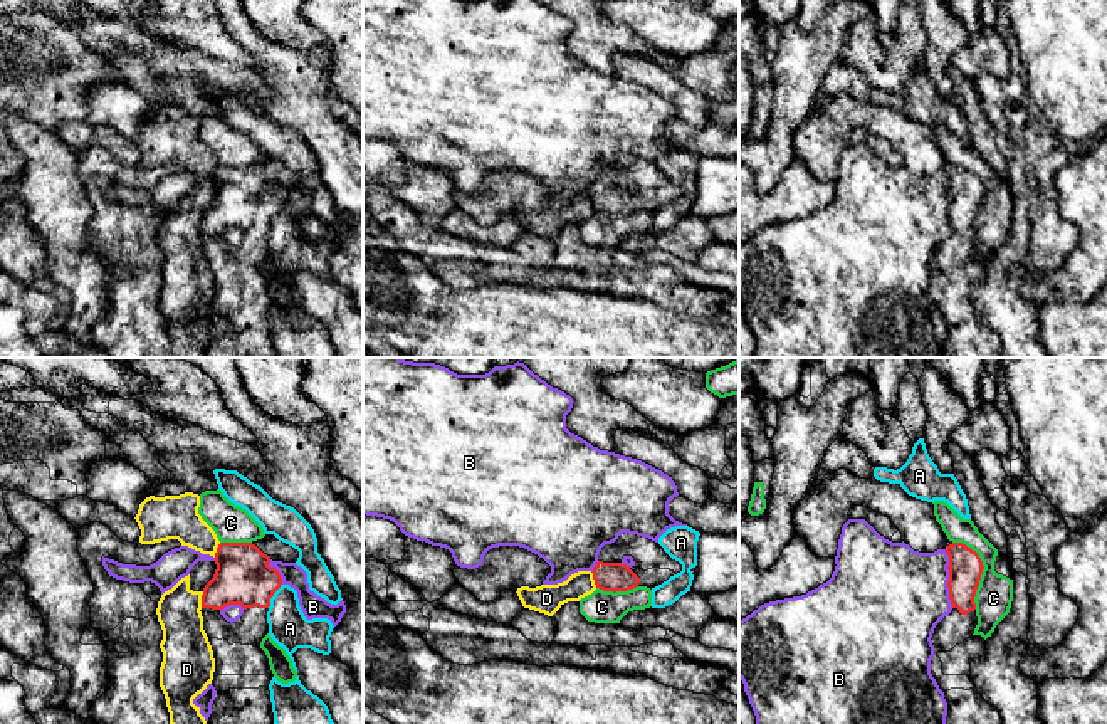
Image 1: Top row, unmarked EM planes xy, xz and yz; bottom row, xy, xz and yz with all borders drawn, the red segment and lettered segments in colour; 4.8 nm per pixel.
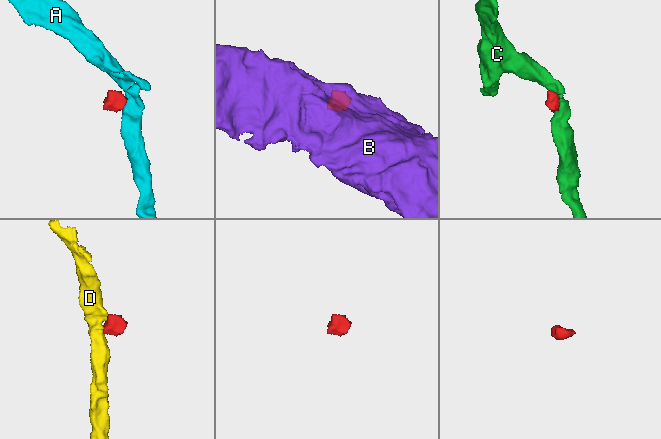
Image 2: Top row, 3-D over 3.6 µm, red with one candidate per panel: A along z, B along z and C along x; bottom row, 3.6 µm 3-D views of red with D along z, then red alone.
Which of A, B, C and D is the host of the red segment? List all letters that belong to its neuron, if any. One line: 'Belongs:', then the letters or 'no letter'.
Belongs: no letter

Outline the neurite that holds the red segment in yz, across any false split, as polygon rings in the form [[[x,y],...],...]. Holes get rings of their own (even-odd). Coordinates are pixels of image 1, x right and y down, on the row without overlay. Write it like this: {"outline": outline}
{"outline": [[[847,92],[835,94],[825,104],[815,102],[795,131],[795,155],[813,178],[835,183],[842,151],[853,129],[889,141],[914,175],[947,176],[952,233],[936,249],[931,262],[931,297],[947,326],[944,358],[1006,358],[998,333],[978,317],[971,302],[971,286],[983,281],[986,272],[986,264],[974,257],[974,220],[984,193],[979,178],[963,166],[949,166],[932,126],[909,119],[897,108],[860,102]]]}

